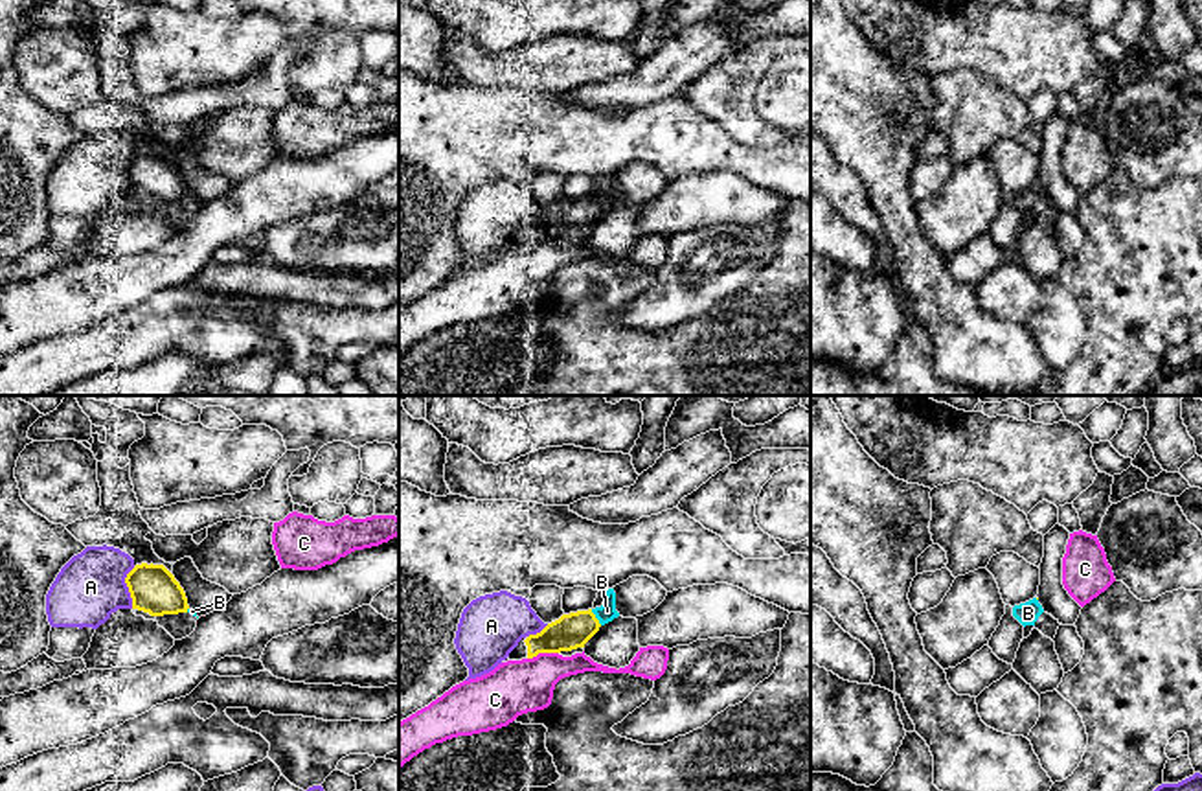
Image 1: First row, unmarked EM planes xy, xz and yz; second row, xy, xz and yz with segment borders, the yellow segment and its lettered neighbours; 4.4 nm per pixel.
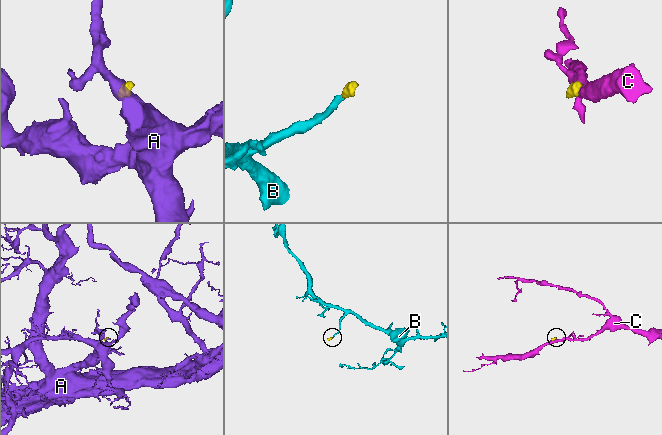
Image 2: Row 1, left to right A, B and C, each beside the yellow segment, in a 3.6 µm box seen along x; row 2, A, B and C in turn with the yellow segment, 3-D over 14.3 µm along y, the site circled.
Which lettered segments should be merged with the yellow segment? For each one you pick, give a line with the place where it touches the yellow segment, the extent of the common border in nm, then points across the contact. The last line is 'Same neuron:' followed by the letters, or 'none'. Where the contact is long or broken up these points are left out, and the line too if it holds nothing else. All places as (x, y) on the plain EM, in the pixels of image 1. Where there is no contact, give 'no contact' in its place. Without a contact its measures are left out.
B: meets yellow in xz at (594, 205); contact 90 nm long; runs through xz (570, 219), (594, 205), (607, 199)
Same neuron: B

